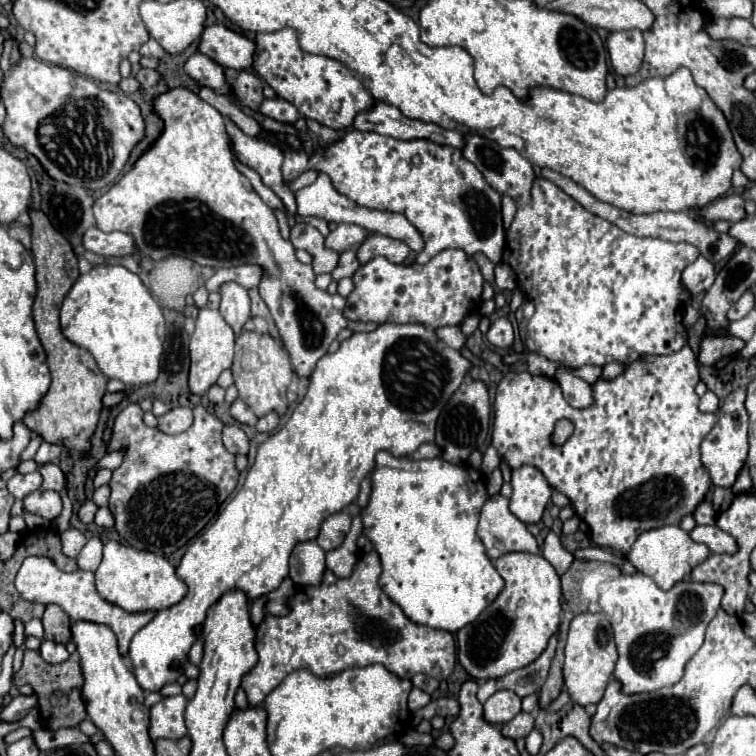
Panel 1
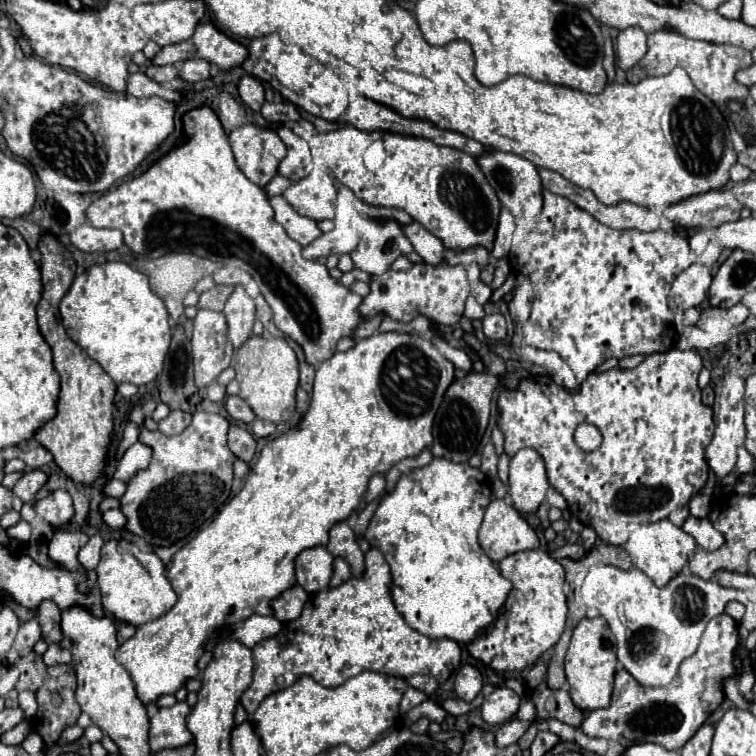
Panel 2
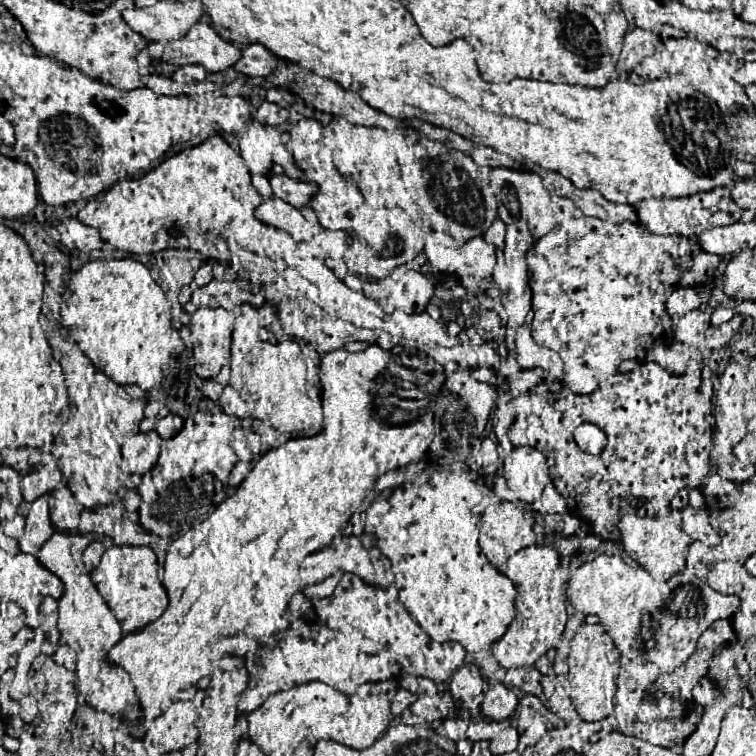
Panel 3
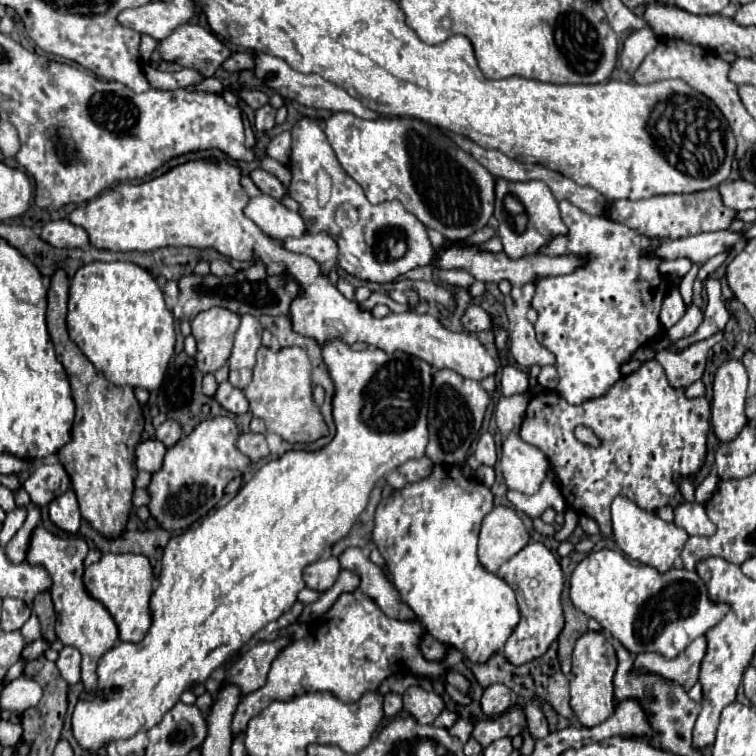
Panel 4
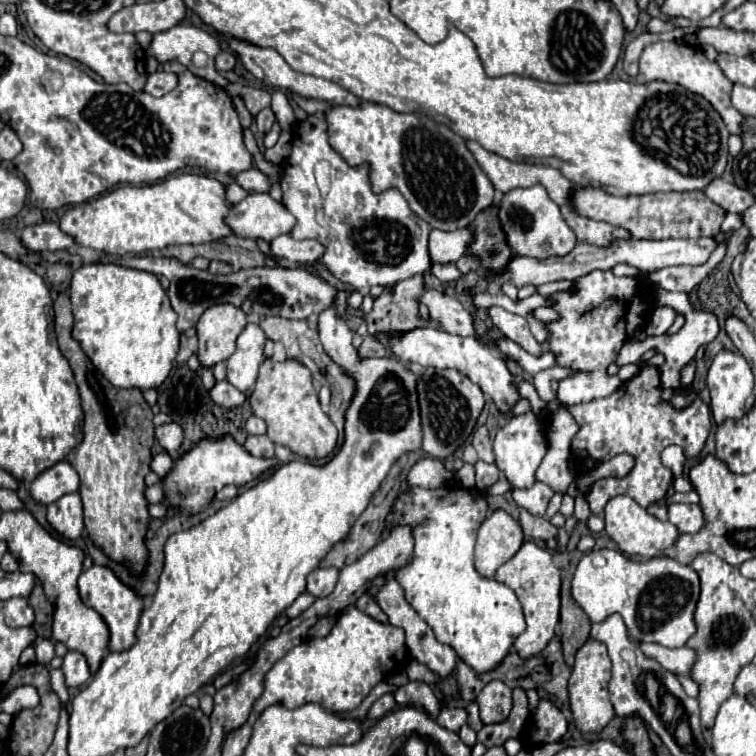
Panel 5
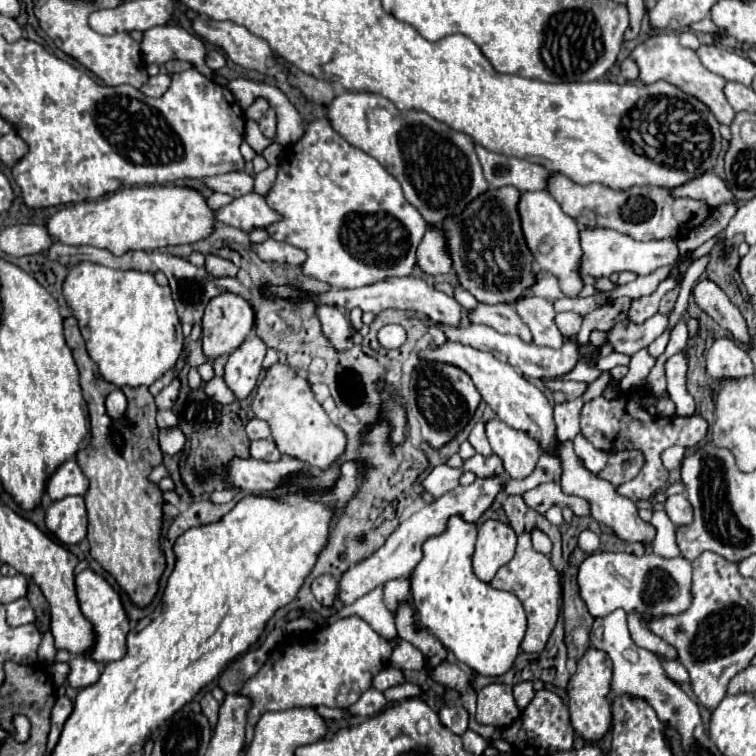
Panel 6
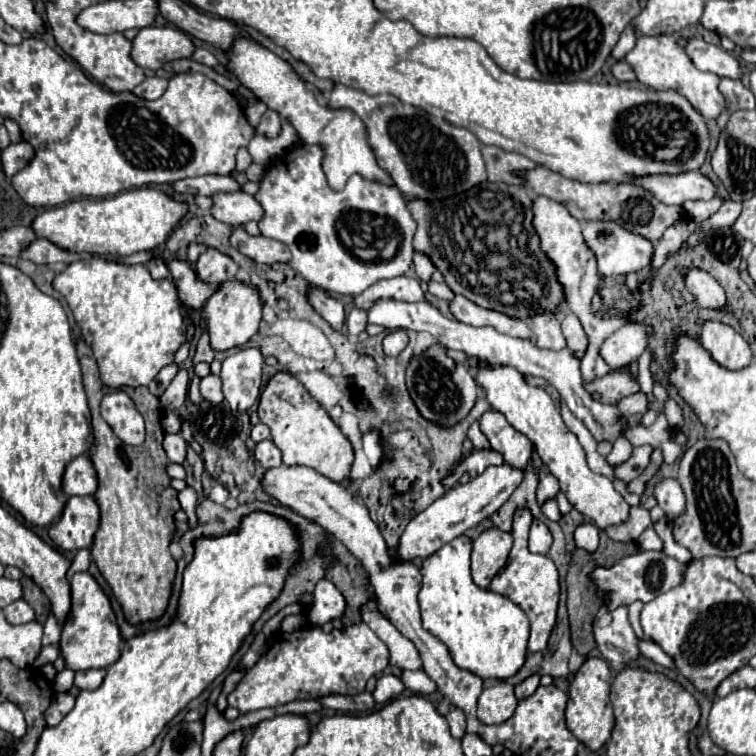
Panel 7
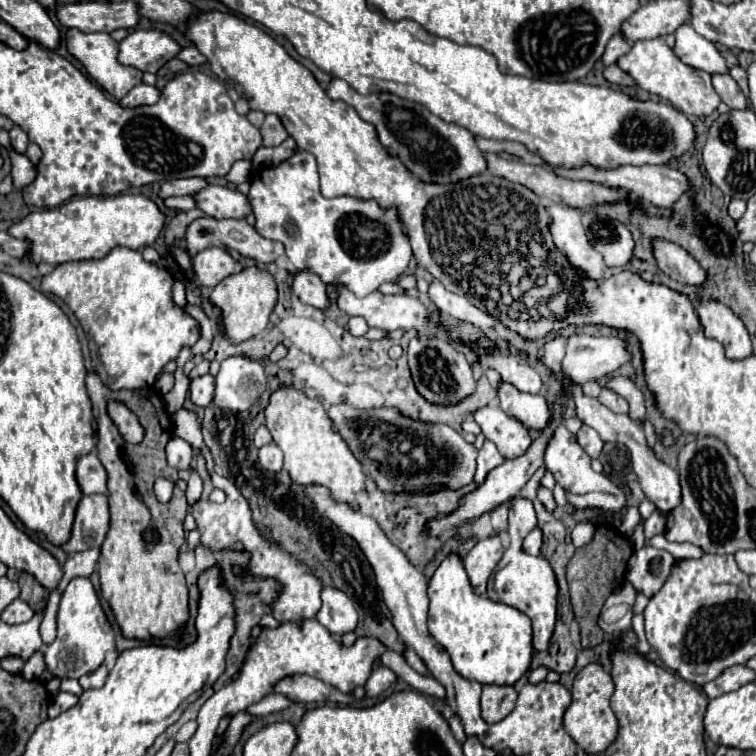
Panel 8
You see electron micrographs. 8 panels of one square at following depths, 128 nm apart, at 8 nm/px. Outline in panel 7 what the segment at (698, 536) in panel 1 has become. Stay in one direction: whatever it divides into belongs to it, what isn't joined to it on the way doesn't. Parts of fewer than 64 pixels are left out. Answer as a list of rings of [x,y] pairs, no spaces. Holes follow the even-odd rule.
[[[662,480],[656,490],[654,496],[658,500],[658,506],[666,512],[666,518],[678,518],[680,514],[684,514],[686,510],[686,498],[684,498],[684,490],[678,484],[678,480]]]

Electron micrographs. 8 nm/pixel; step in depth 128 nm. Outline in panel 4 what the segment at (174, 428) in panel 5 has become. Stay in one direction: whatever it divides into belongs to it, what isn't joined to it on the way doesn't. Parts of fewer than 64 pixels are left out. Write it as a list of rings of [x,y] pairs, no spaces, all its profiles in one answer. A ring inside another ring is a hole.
[[[166,420],[156,428],[156,438],[164,442],[164,446],[174,446],[182,438],[182,426],[176,420]]]

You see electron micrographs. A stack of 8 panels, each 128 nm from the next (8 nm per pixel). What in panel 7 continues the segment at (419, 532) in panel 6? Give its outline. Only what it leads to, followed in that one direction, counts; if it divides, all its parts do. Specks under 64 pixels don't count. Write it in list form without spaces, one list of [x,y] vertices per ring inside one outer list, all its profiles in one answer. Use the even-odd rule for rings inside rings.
[[[490,466],[480,476],[472,478],[466,484],[458,484],[456,488],[450,488],[444,496],[440,496],[436,502],[432,502],[424,512],[416,514],[406,530],[400,536],[398,548],[396,548],[396,560],[412,562],[416,558],[428,558],[434,554],[440,546],[454,540],[456,536],[464,534],[468,528],[476,526],[484,518],[492,516],[514,492],[514,488],[522,482],[522,470],[510,468],[510,466]]]

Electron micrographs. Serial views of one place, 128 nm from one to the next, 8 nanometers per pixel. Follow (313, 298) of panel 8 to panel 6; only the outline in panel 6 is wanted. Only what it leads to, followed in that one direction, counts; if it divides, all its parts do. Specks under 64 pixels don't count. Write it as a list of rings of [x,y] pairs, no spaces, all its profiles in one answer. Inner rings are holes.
[[[320,306],[318,318],[322,324],[322,334],[336,346],[336,350],[350,350],[352,348],[352,330],[350,322],[338,308]]]

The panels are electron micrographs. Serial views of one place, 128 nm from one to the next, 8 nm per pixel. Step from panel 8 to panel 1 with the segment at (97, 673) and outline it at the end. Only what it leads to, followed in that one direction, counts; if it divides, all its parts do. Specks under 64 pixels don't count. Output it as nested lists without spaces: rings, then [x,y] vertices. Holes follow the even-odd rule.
[[[42,640],[40,644],[40,654],[46,662],[50,664],[60,664],[64,660],[68,660],[68,650],[64,644],[58,642],[50,642],[50,640]]]

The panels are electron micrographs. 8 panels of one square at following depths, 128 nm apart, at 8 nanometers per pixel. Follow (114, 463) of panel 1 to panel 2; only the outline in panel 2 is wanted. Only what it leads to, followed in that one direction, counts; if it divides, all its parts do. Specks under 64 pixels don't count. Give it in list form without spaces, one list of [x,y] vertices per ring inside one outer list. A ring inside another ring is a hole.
[[[128,422],[123,430],[123,436],[116,451],[116,460],[120,460],[125,451],[138,441],[139,430],[135,424]]]

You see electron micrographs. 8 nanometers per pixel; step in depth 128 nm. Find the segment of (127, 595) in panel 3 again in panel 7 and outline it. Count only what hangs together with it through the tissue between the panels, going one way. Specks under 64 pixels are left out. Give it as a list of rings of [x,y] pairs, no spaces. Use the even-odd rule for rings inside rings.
[[[78,572],[70,580],[72,588],[72,612],[62,626],[60,648],[70,670],[90,670],[90,668],[108,668],[120,658],[120,628],[116,624],[116,614],[112,610],[110,598],[98,586],[98,582],[88,572]]]

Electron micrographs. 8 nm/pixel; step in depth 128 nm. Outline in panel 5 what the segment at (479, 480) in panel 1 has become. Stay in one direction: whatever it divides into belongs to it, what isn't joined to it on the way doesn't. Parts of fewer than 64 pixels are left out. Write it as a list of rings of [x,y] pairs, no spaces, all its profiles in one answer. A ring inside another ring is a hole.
[[[454,482],[452,488],[448,484],[434,490],[410,488],[396,498],[388,514],[388,528],[382,532],[382,538],[386,538],[390,530],[400,524],[412,528],[412,560],[398,568],[394,578],[402,586],[406,602],[434,630],[436,640],[452,646],[476,672],[496,668],[508,654],[516,636],[526,628],[514,590],[494,578],[480,576],[474,568],[476,534],[486,516],[486,496],[476,490],[462,488]]]

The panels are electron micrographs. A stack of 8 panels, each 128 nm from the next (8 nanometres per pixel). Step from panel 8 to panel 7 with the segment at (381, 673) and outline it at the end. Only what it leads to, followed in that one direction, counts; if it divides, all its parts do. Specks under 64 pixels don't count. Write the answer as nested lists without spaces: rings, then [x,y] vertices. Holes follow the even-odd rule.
[[[382,676],[382,678],[378,678],[376,690],[374,690],[374,698],[376,698],[376,702],[384,704],[384,702],[390,702],[392,698],[400,696],[404,690],[406,688],[404,688],[400,678],[396,678],[396,676]]]

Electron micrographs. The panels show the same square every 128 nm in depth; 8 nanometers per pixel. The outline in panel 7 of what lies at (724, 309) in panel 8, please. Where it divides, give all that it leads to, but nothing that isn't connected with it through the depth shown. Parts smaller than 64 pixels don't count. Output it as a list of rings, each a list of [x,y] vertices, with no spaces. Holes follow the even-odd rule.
[[[704,322],[700,338],[710,358],[728,370],[742,370],[752,362],[750,346],[730,326],[720,322]]]

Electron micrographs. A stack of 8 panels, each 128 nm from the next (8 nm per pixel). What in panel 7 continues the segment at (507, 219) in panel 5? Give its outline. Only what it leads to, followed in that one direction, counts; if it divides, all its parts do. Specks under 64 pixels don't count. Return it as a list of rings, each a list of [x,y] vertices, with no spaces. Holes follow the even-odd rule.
[[[536,196],[532,212],[534,212],[532,226],[534,226],[534,230],[540,238],[540,248],[544,250],[544,254],[548,254],[548,258],[552,258],[552,264],[556,266],[558,282],[560,282],[560,286],[564,286],[564,302],[578,316],[580,324],[582,324],[582,328],[588,336],[588,348],[586,348],[584,358],[582,358],[582,378],[586,382],[590,382],[594,378],[610,374],[613,369],[604,362],[604,358],[600,358],[600,346],[606,338],[630,320],[629,318],[606,320],[596,318],[592,314],[590,300],[592,300],[592,296],[598,288],[598,282],[600,282],[600,276],[598,276],[598,270],[596,270],[596,258],[590,252],[590,248],[584,244],[584,238],[582,238],[582,232],[580,232],[580,222],[574,216],[570,216],[566,206],[556,202],[556,200],[550,200],[546,196]]]

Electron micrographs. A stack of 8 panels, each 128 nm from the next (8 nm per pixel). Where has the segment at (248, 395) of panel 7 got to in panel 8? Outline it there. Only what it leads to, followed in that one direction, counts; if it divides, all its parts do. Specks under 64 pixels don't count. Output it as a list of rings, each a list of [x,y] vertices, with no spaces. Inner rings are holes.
[[[230,356],[216,376],[214,406],[228,410],[248,410],[266,390],[266,376],[260,362],[246,356]]]

